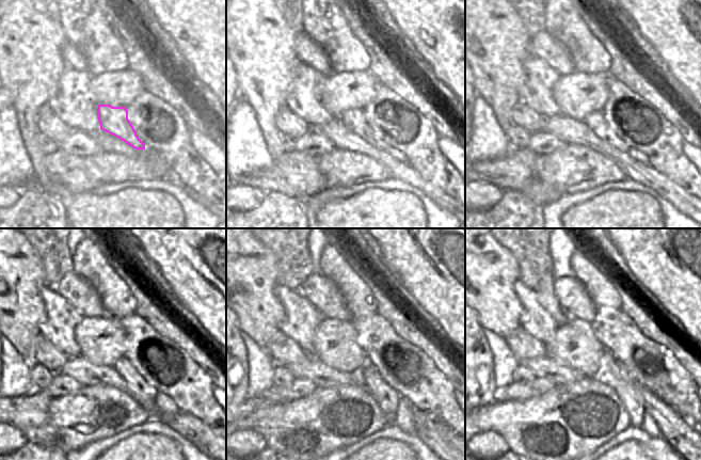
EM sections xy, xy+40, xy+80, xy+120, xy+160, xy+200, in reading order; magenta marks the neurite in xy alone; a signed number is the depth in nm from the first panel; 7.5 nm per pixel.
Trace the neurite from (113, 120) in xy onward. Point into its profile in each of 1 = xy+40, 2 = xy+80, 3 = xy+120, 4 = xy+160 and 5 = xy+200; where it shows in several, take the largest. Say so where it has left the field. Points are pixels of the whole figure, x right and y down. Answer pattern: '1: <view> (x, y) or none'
1: xy+40 (354, 120)
2: xy+80 (595, 121)
3: xy+120 (138, 386)
4: xy+160 (387, 398)
5: xy+200 (627, 391)

